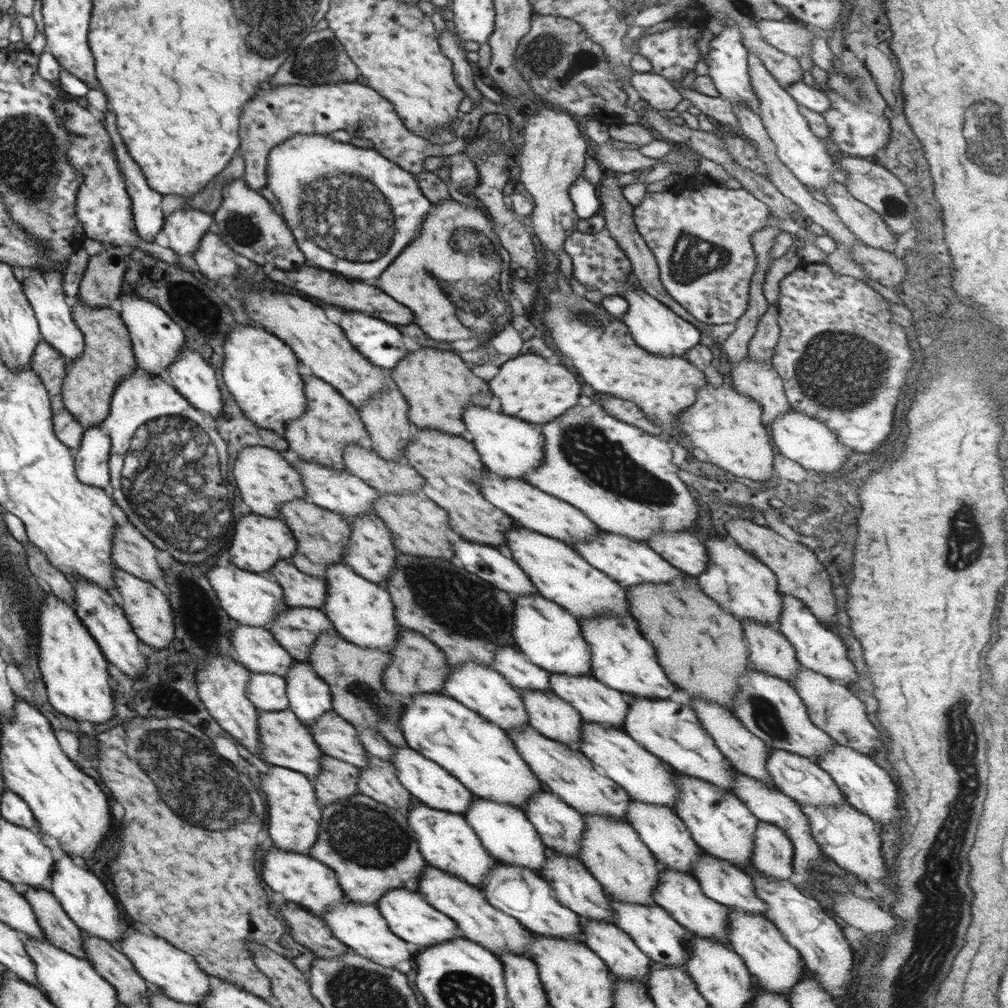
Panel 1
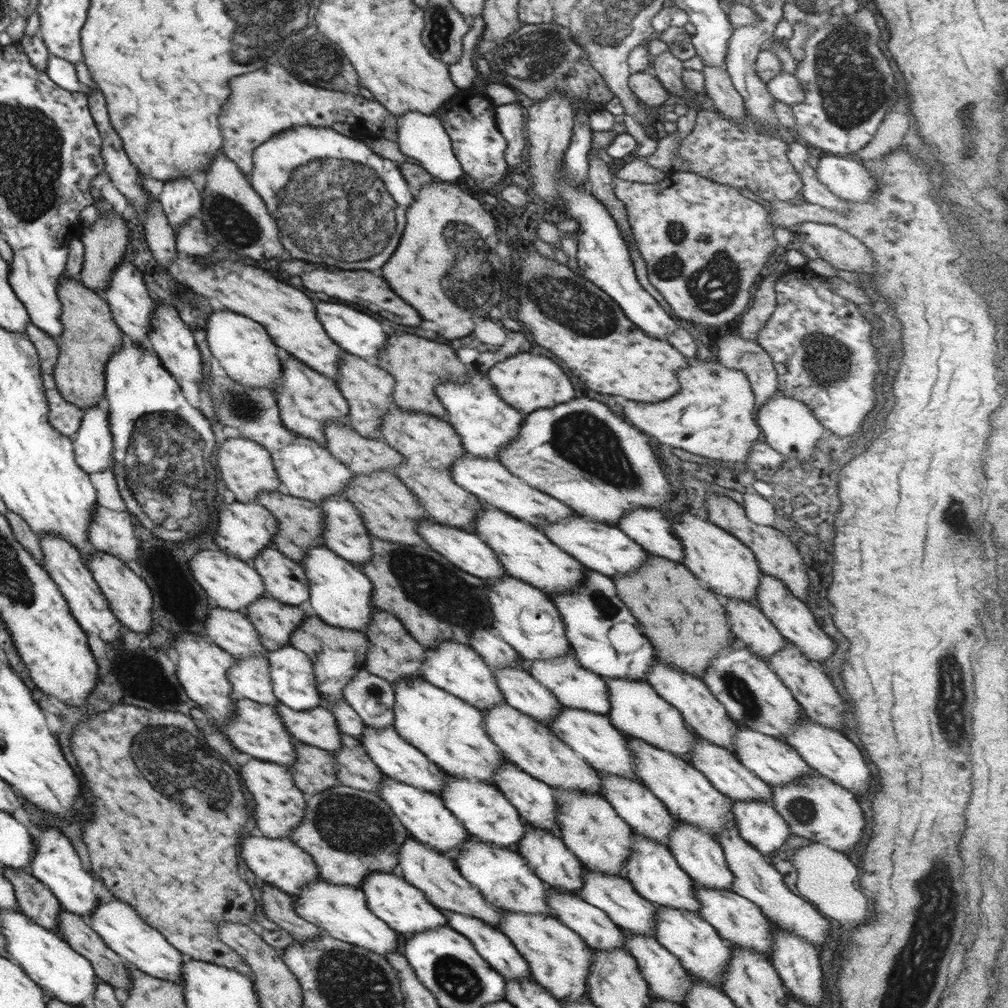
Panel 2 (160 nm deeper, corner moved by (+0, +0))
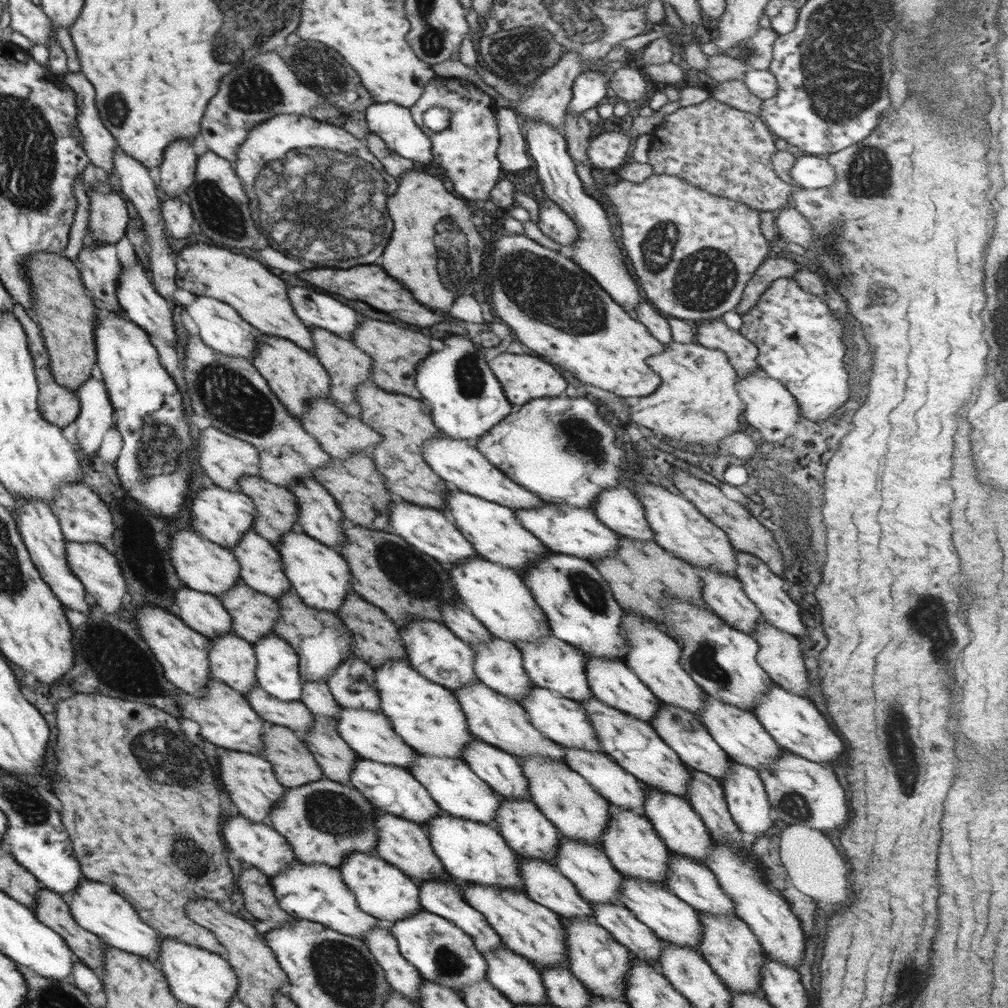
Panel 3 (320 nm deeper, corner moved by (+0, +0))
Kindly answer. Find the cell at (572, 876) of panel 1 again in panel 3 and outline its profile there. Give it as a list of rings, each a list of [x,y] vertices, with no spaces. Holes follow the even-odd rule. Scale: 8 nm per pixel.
[[[499,799],[499,810],[496,813],[499,833],[504,837],[507,846],[526,858],[542,859],[555,864],[555,856],[561,836],[559,830],[548,820],[533,801],[526,799]]]

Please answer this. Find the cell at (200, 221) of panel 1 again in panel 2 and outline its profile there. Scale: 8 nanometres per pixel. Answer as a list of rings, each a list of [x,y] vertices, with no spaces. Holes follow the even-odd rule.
[[[178,177],[164,181],[162,194],[157,199],[162,212],[174,230],[187,225],[188,219],[196,217],[202,206],[201,194],[190,177]]]

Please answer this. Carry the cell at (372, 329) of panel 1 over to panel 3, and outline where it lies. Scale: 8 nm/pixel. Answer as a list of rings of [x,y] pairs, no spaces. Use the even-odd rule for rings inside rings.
[[[289,285],[287,295],[296,316],[304,324],[323,328],[343,339],[351,340],[361,321],[359,312],[318,290]]]

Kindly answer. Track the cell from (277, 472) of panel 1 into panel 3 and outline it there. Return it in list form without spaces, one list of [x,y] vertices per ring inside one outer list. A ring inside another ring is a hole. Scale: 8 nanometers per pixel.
[[[213,427],[204,428],[196,443],[198,443],[197,456],[200,468],[204,469],[206,475],[214,481],[215,485],[236,492],[239,491],[237,480],[242,476],[244,478],[246,476],[260,478],[260,456],[252,444],[233,438]]]

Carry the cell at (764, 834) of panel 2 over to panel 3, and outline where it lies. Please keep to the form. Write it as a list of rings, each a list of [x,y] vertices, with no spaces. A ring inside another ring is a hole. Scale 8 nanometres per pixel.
[[[731,759],[730,761],[729,773],[726,773],[721,780],[721,787],[724,791],[728,810],[741,832],[750,832],[756,837],[760,836],[774,824],[776,819],[772,812],[763,780],[752,767],[734,762]]]

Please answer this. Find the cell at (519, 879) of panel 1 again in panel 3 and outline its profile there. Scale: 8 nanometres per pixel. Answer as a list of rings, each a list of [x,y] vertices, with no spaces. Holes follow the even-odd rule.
[[[440,811],[439,815],[425,824],[424,829],[431,840],[433,851],[454,879],[504,888],[510,892],[525,892],[526,885],[519,873],[518,855],[507,846],[504,837],[494,827],[473,820],[459,819]]]

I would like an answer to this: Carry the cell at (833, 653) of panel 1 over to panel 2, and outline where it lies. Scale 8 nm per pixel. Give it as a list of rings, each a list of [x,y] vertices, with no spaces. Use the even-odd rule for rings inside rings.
[[[764,573],[761,574],[757,604],[759,604],[760,610],[772,621],[778,632],[788,642],[796,645],[808,660],[819,664],[834,652],[836,648],[834,641],[820,628],[806,603],[794,596],[780,579]]]

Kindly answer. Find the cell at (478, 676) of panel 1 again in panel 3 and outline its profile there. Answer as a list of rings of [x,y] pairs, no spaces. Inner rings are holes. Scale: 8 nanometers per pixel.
[[[414,619],[400,627],[399,633],[407,653],[406,658],[421,676],[431,682],[454,690],[471,685],[480,679],[474,668],[475,652],[473,647],[457,637],[444,623],[435,620]]]

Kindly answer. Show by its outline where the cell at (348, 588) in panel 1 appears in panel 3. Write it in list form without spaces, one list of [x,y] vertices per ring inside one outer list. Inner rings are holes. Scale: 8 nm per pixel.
[[[295,530],[284,534],[284,538],[280,540],[280,544],[276,545],[278,554],[281,556],[284,572],[291,582],[292,590],[304,601],[308,606],[322,609],[328,612],[338,612],[344,597],[351,588],[351,572],[346,560],[334,548],[330,548],[321,544],[318,540],[314,540],[301,531]]]

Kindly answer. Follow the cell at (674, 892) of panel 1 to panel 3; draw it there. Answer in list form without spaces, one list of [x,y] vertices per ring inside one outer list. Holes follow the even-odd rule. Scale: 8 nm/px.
[[[609,803],[609,821],[603,830],[601,848],[608,855],[614,868],[624,876],[652,881],[662,888],[668,886],[667,868],[670,850],[658,836],[657,830],[644,816]]]

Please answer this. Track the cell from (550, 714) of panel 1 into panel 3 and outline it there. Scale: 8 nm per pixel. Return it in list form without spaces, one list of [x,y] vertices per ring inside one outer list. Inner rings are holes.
[[[494,636],[490,642],[470,645],[475,652],[476,677],[519,704],[534,684],[524,670],[523,657],[517,645]]]

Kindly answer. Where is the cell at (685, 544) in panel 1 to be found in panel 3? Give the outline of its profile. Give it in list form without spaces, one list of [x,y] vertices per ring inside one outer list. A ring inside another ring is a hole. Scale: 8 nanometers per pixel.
[[[614,487],[602,491],[595,498],[592,511],[596,516],[600,516],[600,522],[618,532],[620,536],[656,543],[642,503],[626,487]]]

